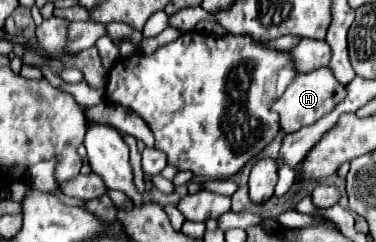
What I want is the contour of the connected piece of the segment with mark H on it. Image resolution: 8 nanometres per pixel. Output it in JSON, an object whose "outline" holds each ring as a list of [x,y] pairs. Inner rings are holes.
{"outline":[[[318,68],[314,72],[296,76],[286,92],[272,104],[272,108],[280,114],[280,128],[284,130],[284,134],[292,134],[304,126],[314,124],[314,120],[320,120],[326,112],[330,112],[330,108],[334,108],[334,104],[338,104],[338,100],[342,100],[344,94],[344,86],[338,88],[334,74],[328,68]]]}

